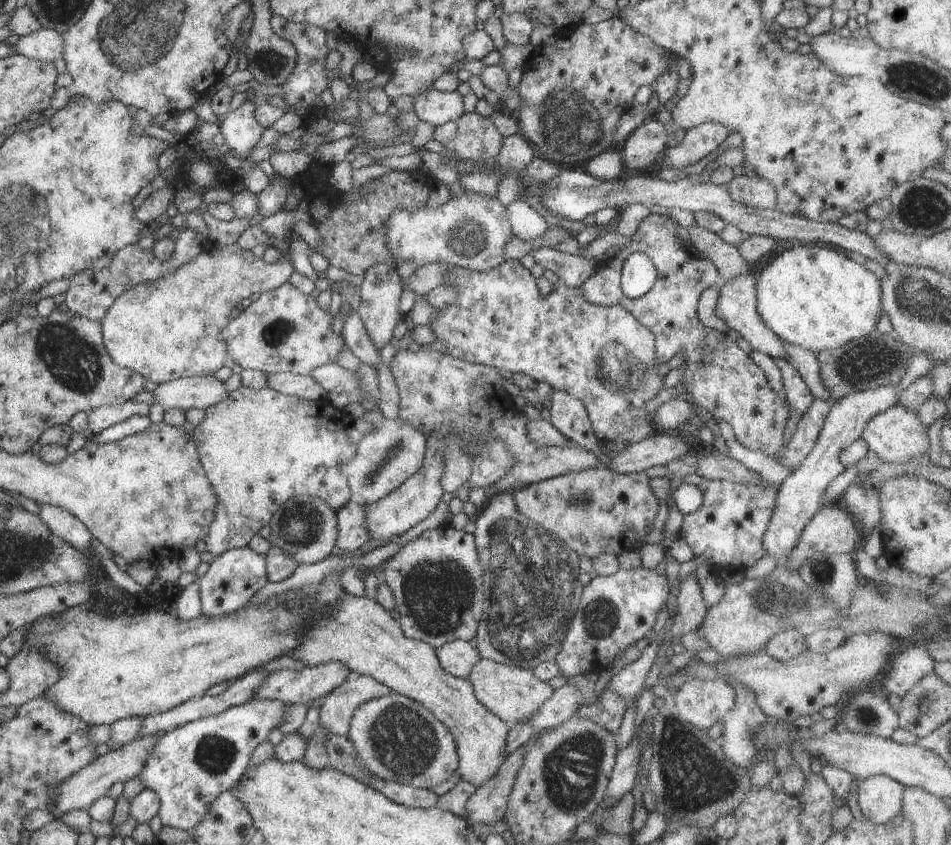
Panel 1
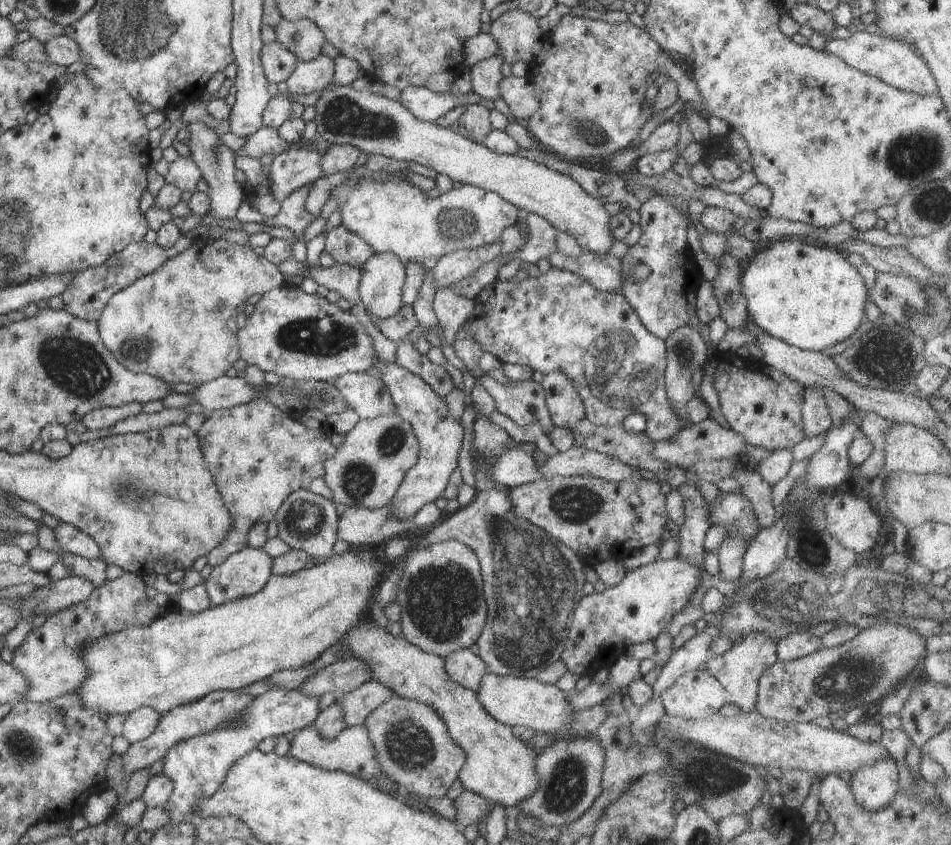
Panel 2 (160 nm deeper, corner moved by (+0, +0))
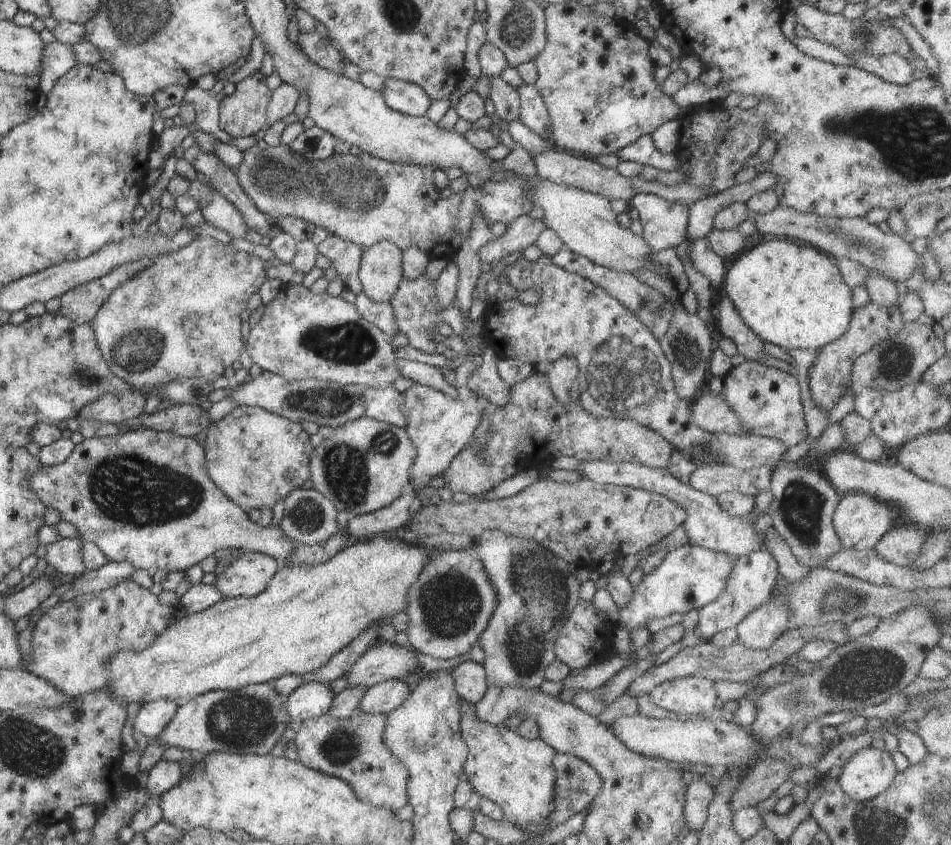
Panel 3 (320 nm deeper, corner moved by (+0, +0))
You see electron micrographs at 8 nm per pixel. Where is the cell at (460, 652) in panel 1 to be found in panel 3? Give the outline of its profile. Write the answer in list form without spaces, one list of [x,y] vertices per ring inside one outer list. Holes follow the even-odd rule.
[[[470,660],[453,668],[451,673],[461,699],[475,705],[484,698],[488,686],[483,665]]]

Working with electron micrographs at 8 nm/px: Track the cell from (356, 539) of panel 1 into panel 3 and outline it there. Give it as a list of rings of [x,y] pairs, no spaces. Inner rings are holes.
[[[406,489],[388,506],[373,513],[362,516],[350,516],[346,528],[348,535],[356,536],[359,540],[370,539],[376,535],[394,535],[398,528],[405,524],[423,504],[413,490]]]

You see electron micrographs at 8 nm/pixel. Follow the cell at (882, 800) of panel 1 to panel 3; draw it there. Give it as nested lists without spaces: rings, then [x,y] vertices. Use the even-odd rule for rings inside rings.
[[[870,746],[859,750],[843,765],[838,781],[851,799],[866,802],[890,790],[896,773],[891,754]]]

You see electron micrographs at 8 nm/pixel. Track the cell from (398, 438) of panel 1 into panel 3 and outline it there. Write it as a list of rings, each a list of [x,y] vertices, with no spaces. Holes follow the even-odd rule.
[[[364,416],[336,427],[334,433],[315,448],[309,458],[309,479],[313,488],[331,500],[339,513],[347,512],[354,517],[367,515],[388,506],[409,488],[416,455],[416,447],[406,429]]]

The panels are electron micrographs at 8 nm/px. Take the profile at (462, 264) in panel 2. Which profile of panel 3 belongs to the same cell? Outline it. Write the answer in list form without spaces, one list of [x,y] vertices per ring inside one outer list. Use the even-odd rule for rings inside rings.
[[[520,215],[508,225],[507,231],[494,242],[486,243],[478,252],[480,260],[492,264],[515,250],[525,250],[548,228],[544,219]]]

